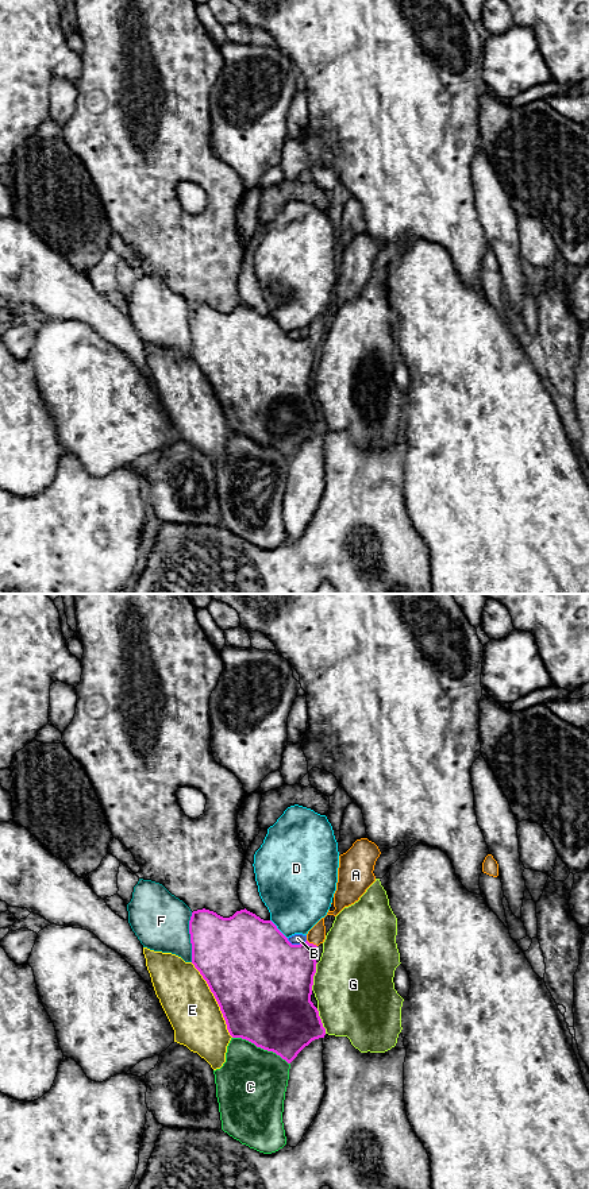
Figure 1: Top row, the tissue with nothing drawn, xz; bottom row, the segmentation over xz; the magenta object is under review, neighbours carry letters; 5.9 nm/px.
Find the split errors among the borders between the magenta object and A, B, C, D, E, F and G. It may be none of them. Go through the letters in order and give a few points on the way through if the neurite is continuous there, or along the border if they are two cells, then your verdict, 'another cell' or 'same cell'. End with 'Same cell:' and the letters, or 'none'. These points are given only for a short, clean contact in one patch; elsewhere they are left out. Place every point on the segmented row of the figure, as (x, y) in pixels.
A: way xz (283, 973), (312, 944), (316, 935); same cell
B: another cell
C: another cell
D: another cell
E: another cell
F: another cell
G: another cell
Same cell: A

